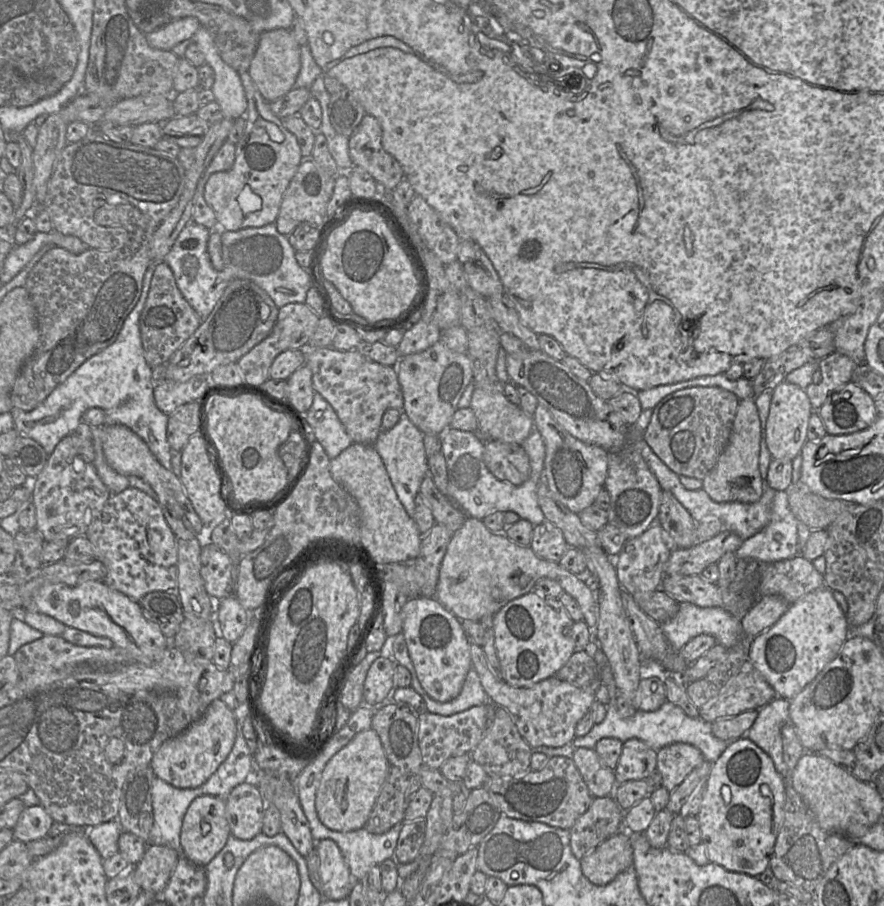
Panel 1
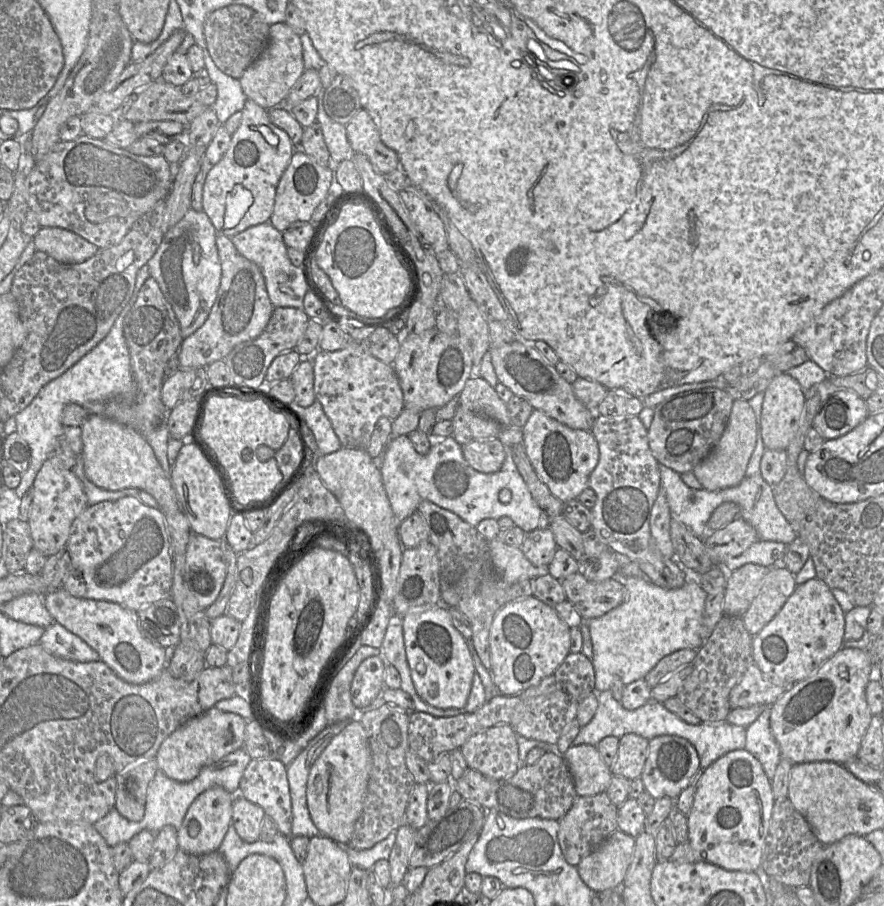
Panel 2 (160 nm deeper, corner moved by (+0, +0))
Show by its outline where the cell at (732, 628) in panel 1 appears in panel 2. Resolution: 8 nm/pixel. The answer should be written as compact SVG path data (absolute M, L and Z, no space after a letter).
M683 567L683 569L686 574L685 583L676 589L662 588L646 577L625 576L620 572L612 576L626 587L628 597L619 606L602 616L584 619L590 631L593 646L592 663L595 670L596 691L610 690L616 681L627 685L638 679L644 679L665 656L681 649L698 650L703 645L700 627L708 594L699 584L696 573L688 567Z

